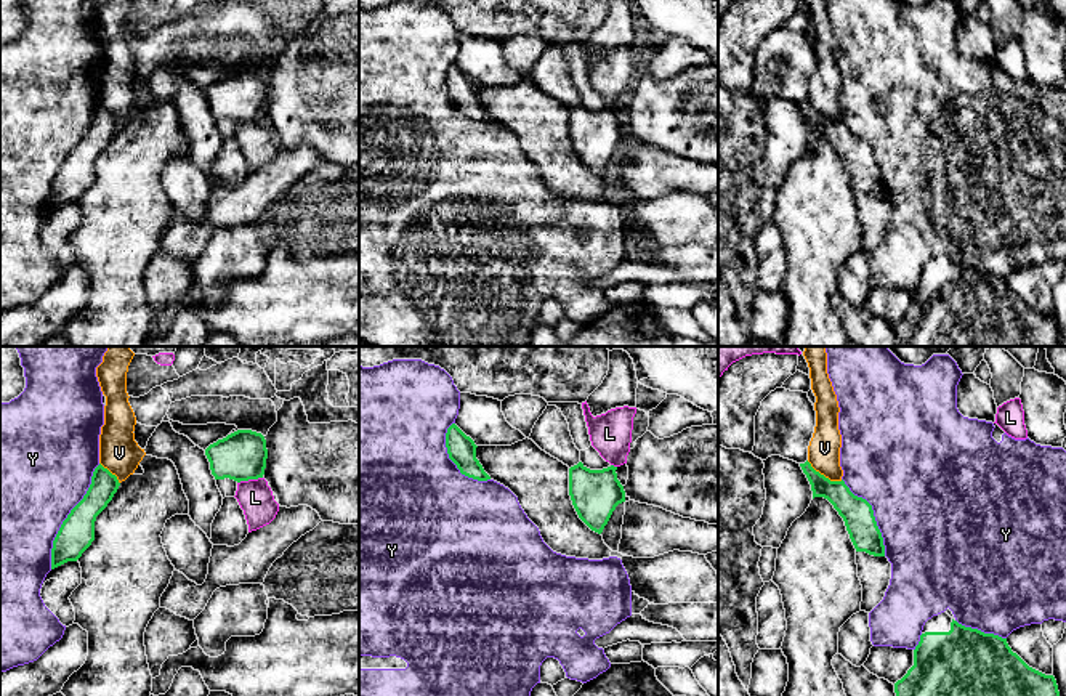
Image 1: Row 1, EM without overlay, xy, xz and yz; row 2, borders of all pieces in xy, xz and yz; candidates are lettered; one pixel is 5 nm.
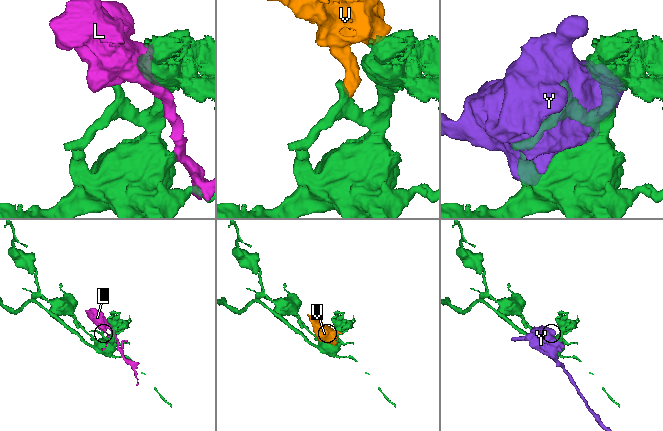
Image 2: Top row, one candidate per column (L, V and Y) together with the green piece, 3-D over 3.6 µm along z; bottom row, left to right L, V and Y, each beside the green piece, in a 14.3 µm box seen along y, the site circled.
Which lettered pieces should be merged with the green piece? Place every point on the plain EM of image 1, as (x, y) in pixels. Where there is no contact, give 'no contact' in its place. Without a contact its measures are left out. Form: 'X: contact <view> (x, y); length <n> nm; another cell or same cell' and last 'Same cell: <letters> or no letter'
L: contact xy (249, 119); length 130 nm; another cell
V: contact yz (823, 116); length 200 nm; another cell
Y: contact xy (68, 157); length 600 nm; another cell
Same cell: no letter

